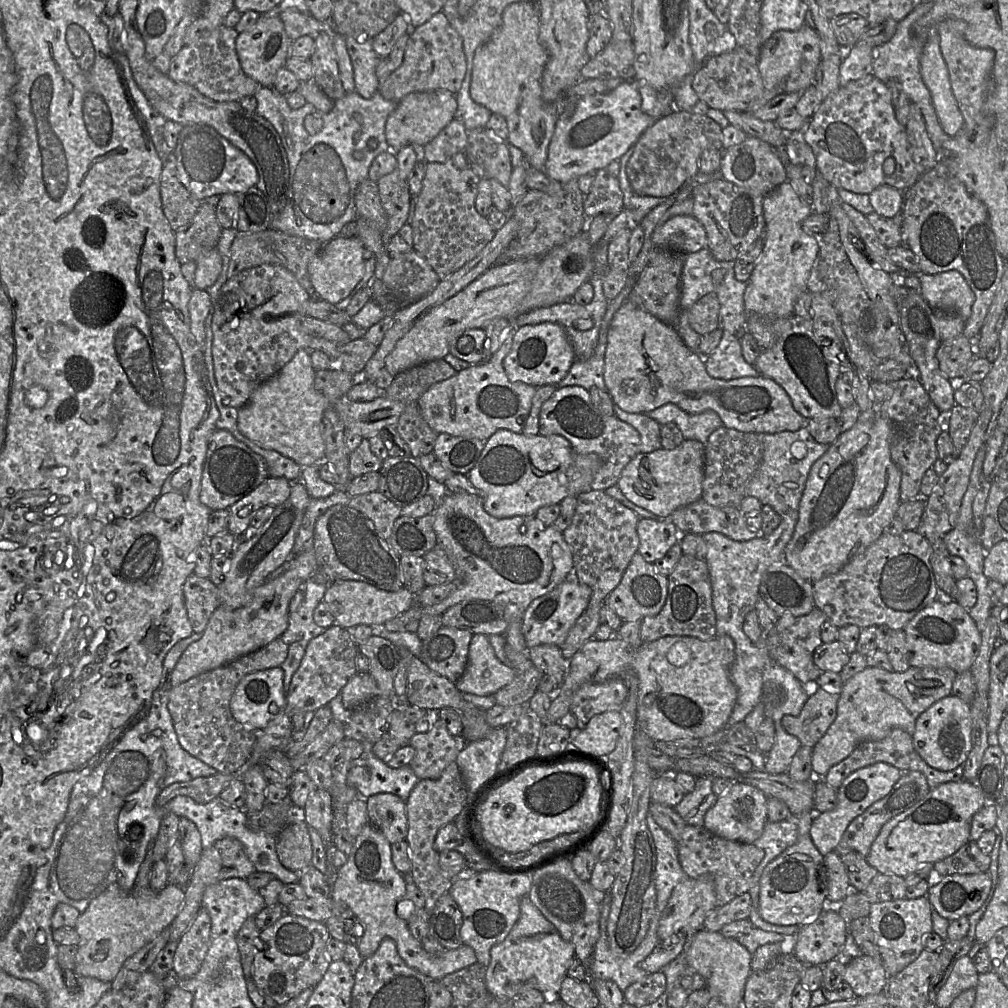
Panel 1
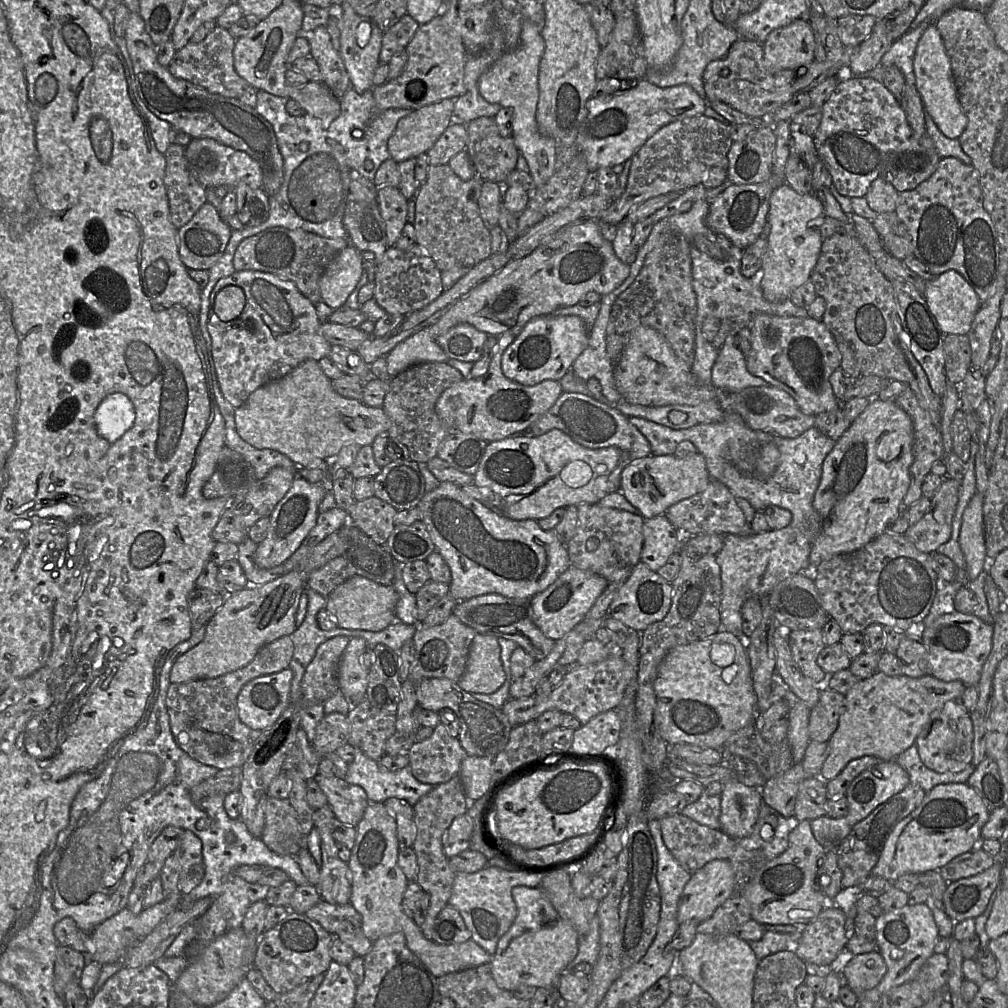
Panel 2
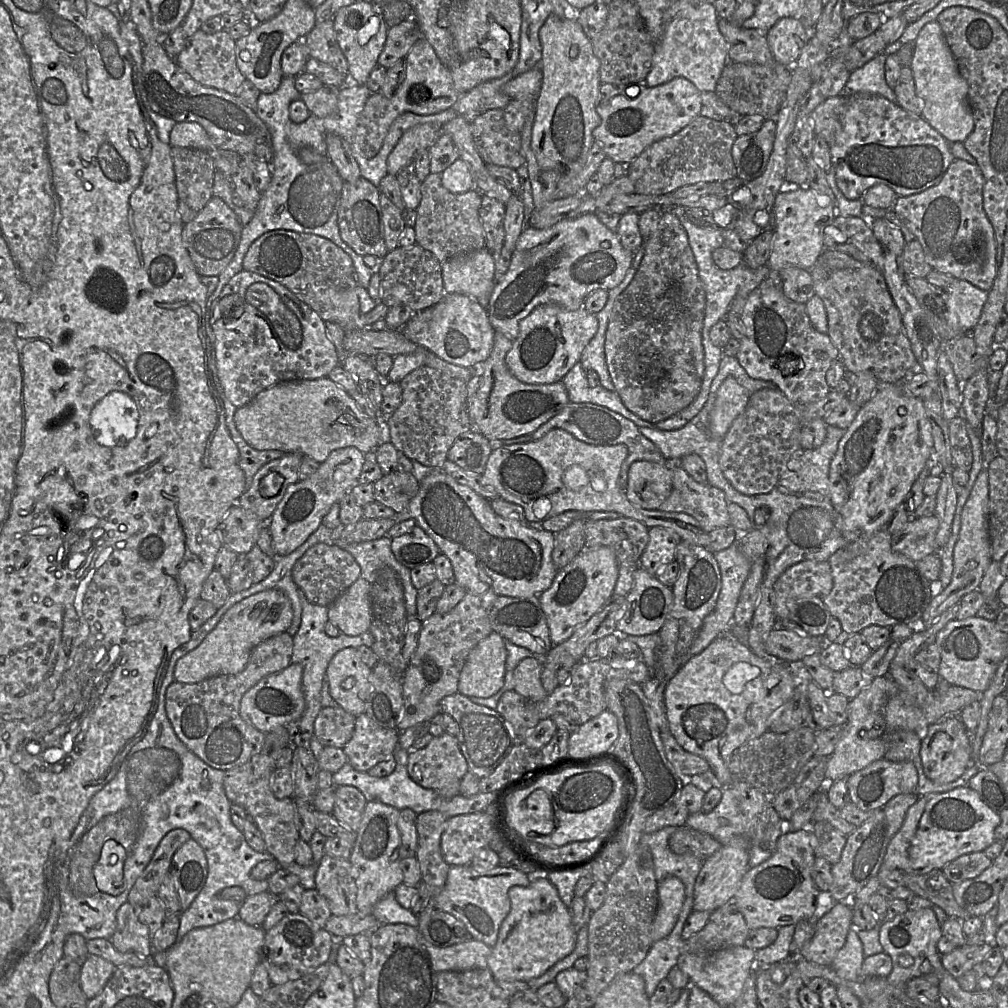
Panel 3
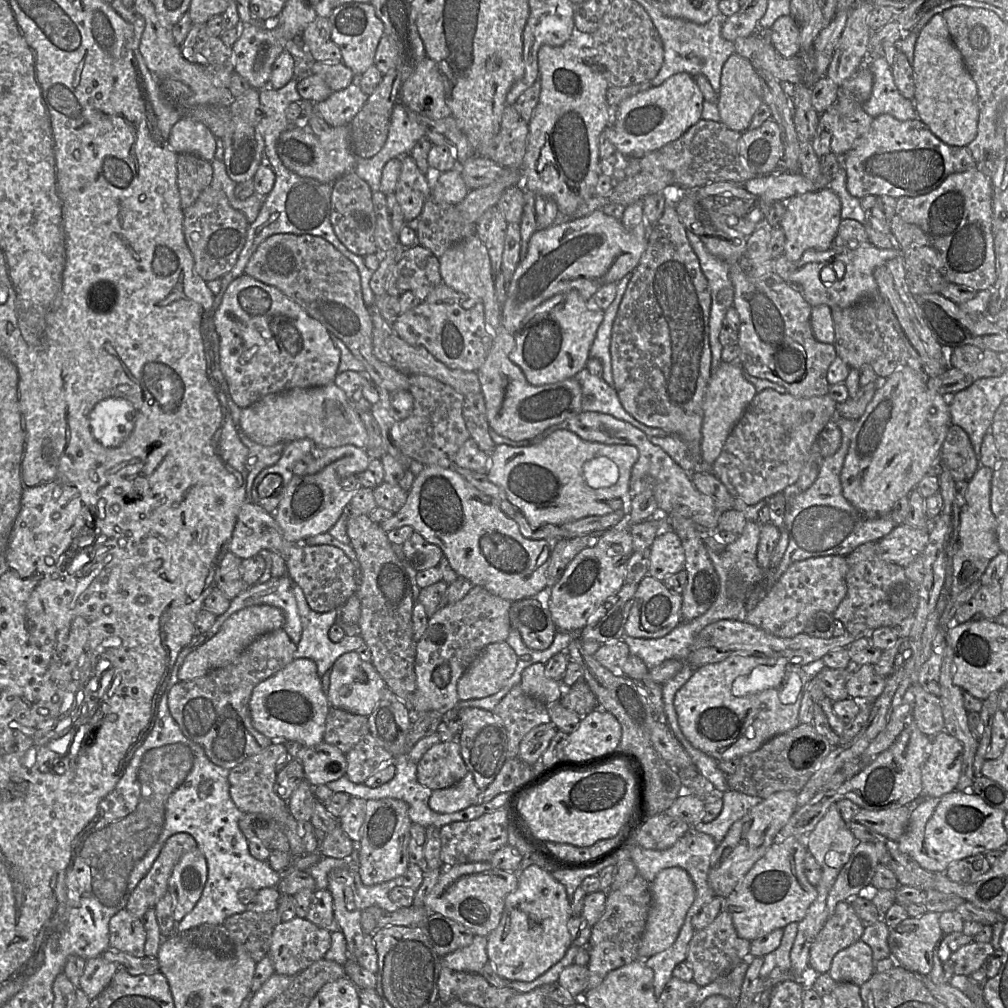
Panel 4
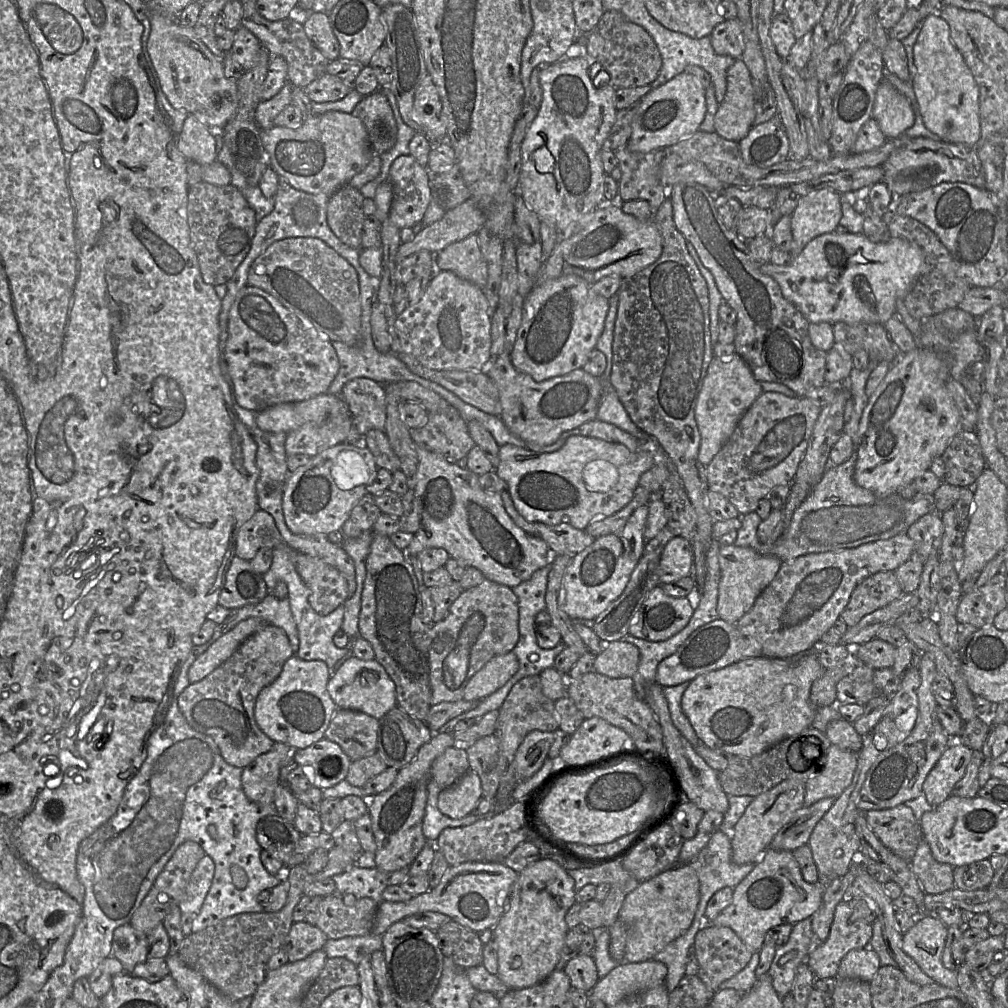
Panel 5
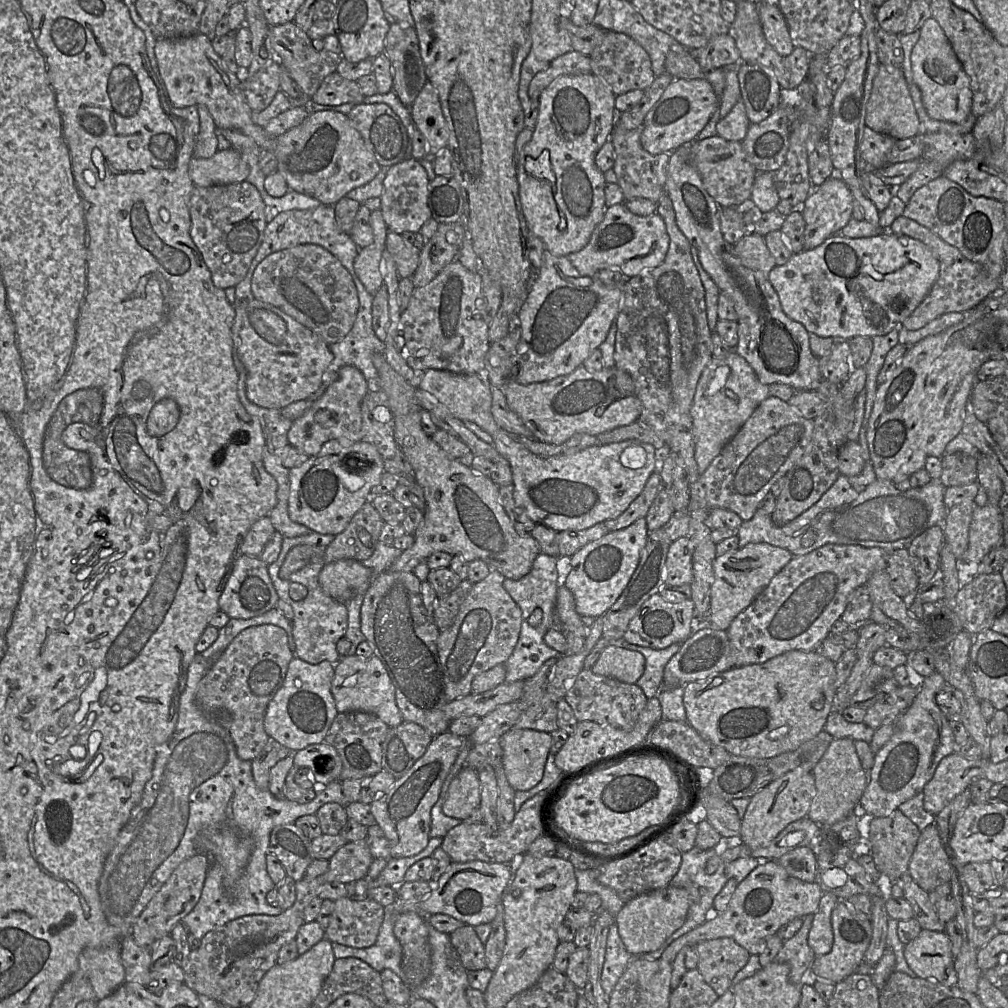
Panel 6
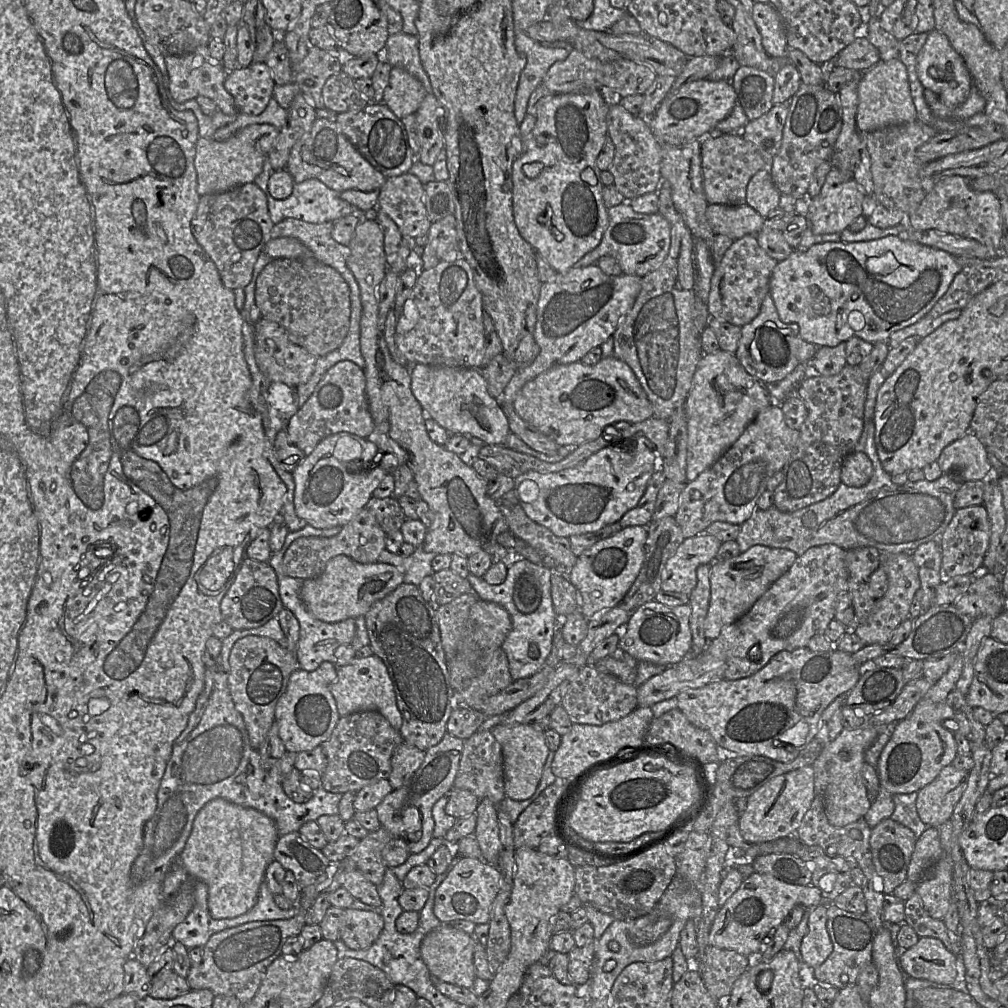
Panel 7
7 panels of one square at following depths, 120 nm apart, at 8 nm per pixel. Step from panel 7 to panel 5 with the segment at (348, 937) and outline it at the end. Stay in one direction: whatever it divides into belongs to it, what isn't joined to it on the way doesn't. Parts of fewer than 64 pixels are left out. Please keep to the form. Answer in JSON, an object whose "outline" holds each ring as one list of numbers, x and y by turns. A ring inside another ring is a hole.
{"outline":[[338,891,322,898,319,905,319,917,316,926,328,939,340,939,346,936,370,935,374,926,378,904,371,898,357,899,352,906,346,906,342,894]]}

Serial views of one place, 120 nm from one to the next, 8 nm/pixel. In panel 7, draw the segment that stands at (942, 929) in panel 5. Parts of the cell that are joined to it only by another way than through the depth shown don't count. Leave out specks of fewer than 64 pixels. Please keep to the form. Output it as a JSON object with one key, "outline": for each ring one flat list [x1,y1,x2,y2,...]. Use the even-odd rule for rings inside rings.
{"outline":[[921,937,918,943,905,950,900,959,900,969,916,979,928,980,951,988,963,988,962,951,959,959,937,938]]}

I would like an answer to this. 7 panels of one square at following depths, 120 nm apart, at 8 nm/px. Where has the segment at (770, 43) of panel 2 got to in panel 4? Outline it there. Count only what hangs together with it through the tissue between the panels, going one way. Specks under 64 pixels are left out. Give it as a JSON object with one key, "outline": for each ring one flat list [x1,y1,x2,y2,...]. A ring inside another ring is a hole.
{"outline":[[781,16,770,28,770,41,782,57,791,58,801,50,800,31,792,16]]}

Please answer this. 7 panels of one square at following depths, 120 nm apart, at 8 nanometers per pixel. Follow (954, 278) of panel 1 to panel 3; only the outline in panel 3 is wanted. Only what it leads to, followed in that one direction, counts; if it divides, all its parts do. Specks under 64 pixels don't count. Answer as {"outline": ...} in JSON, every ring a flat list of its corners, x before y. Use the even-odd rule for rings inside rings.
{"outline":[[955,279,943,289,947,295,946,319,954,331,971,334,981,316,988,292,983,291,971,283]]}

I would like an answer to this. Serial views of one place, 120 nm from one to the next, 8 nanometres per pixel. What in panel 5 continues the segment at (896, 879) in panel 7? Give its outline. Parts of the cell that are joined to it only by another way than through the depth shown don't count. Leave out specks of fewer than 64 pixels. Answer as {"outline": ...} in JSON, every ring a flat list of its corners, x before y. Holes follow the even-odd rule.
{"outline":[[904,803,896,807,865,812,866,822,881,843,895,855,911,862,923,839,913,810]]}

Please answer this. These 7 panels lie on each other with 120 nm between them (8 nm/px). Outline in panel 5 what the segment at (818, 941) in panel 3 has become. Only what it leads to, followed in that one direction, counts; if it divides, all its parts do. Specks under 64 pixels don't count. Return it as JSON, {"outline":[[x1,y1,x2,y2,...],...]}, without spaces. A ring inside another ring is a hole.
{"outline":[[848,902,836,905,829,936,807,958,817,979,836,978,839,964,849,951,870,947,872,924,861,920,850,922,852,911]]}

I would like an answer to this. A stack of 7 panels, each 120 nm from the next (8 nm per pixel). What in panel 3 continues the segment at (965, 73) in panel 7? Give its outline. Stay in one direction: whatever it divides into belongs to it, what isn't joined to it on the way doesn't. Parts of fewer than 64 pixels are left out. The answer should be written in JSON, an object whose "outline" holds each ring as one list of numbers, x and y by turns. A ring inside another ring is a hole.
{"outline":[[937,20,928,22,919,32,910,67,916,95,922,103,921,116,949,143,963,143,974,130,973,114,968,101,969,85,959,73]]}

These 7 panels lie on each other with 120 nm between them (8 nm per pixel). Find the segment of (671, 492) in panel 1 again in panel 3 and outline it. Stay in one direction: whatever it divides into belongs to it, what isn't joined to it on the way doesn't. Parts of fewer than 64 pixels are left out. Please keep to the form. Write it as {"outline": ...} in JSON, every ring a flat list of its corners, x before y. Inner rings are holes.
{"outline":[[638,460,631,464,625,493,635,506,659,510,672,491,673,473,669,466]]}

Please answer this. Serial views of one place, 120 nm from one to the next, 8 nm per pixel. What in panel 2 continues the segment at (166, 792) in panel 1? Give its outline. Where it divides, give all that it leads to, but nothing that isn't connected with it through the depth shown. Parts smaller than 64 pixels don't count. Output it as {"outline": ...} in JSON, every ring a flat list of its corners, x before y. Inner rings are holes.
{"outline":[[242,767,219,770,216,775,192,787,190,798,193,803,200,804,214,795,227,795,239,790,241,779]]}

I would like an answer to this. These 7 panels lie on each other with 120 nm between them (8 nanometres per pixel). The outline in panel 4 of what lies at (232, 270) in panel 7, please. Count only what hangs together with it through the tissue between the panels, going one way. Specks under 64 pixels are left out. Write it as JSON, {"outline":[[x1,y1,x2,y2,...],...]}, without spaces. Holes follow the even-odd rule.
{"outline":[[213,185,184,210,185,240,193,255,195,270,205,282,221,279,233,268,245,245,249,225,245,215,234,209,226,194]]}

